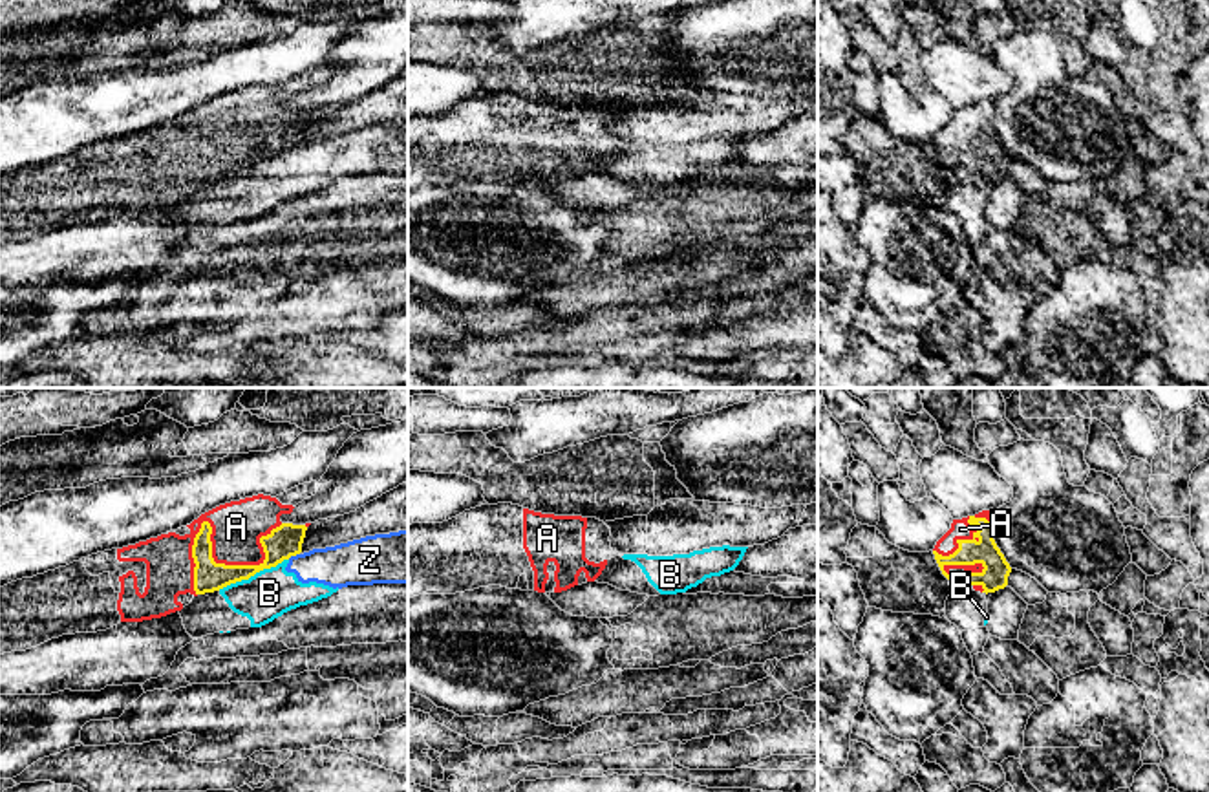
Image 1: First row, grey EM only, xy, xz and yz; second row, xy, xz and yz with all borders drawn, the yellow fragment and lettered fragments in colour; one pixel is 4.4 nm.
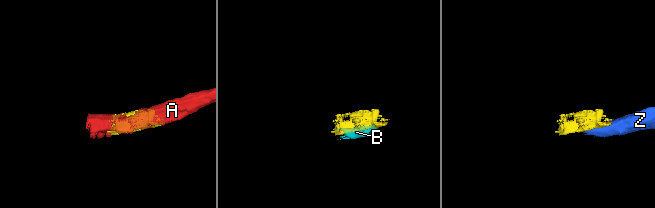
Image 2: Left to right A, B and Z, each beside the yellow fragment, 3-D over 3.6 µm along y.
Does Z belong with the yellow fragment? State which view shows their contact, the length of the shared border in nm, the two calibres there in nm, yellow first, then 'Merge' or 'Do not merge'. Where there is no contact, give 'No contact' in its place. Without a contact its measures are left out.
Touches yellow in xy. Shared border 60 nm. Thickness 140 nm (yellow) against 190 nm. Do not merge

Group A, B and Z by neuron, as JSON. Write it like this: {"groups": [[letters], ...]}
{"groups": [["A"], ["B", "Z"]]}

